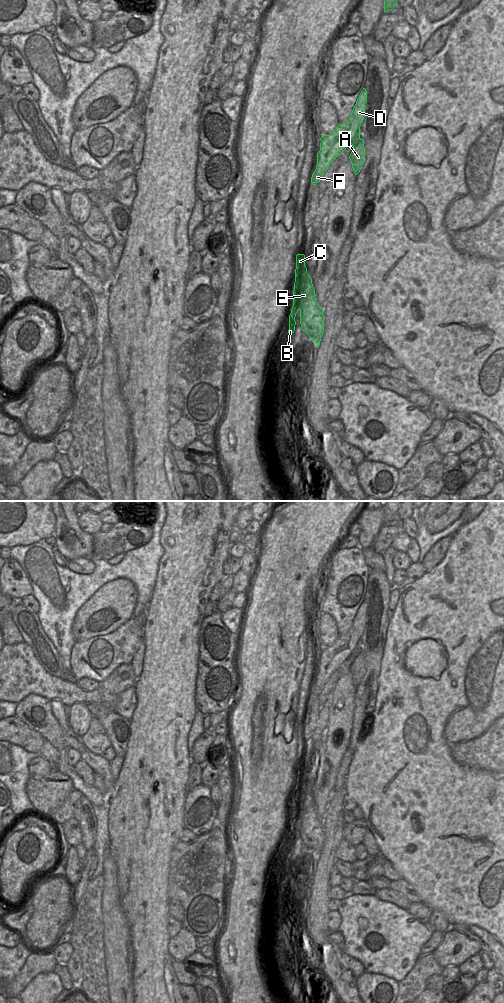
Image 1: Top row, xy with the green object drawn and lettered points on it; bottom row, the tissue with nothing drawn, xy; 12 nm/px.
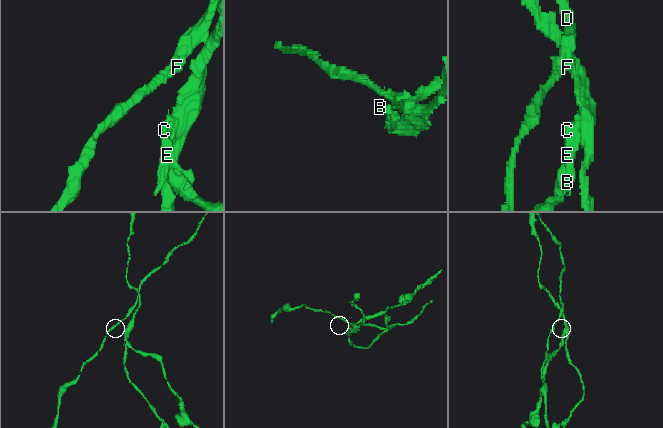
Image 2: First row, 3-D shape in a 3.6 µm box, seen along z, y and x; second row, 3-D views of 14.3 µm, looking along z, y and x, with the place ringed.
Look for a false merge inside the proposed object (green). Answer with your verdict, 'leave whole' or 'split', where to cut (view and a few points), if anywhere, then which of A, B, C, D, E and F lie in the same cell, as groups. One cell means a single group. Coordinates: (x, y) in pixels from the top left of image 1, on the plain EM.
split | xy (359, 646), (350, 655) | A B C E / D F

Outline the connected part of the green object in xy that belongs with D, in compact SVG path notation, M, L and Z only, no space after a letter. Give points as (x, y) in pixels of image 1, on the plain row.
M363 600L349 631L339 636L330 647L323 647L320 650L320 663L317 665L317 677L311 695L319 695L331 675L360 647L366 614L367 603Z

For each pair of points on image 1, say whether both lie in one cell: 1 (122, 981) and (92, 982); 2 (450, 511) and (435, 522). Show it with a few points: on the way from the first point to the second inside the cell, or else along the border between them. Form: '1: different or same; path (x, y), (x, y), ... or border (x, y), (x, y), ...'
1: different; border (104, 959), (107, 990), (109, 992)
2: same; path (446, 511), (439, 518)

